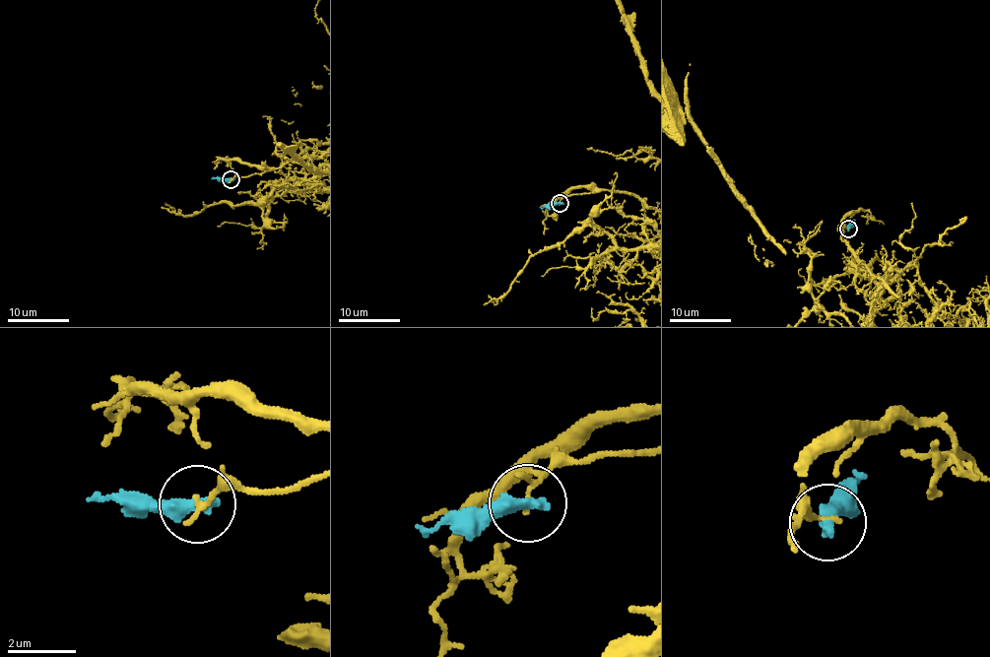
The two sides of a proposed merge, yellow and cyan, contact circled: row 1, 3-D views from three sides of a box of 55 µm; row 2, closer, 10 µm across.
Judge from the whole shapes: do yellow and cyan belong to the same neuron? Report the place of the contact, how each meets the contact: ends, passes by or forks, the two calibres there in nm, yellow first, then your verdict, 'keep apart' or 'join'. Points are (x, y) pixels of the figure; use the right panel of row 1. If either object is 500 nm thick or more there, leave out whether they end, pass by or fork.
(848, 229) | yellow ends | cyan ends | 150/480 nm | keep apart

